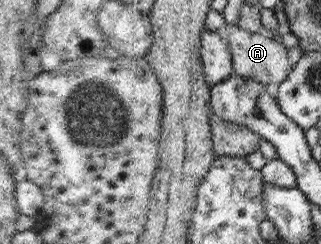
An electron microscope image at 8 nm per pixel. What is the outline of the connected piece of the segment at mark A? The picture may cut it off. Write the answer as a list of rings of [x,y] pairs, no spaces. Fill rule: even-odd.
[[[240,24],[225,26],[222,31],[230,40],[233,51],[235,75],[261,82],[265,85],[273,83],[285,83],[292,76],[293,58],[291,50],[268,33],[253,32],[247,28],[241,28]]]

